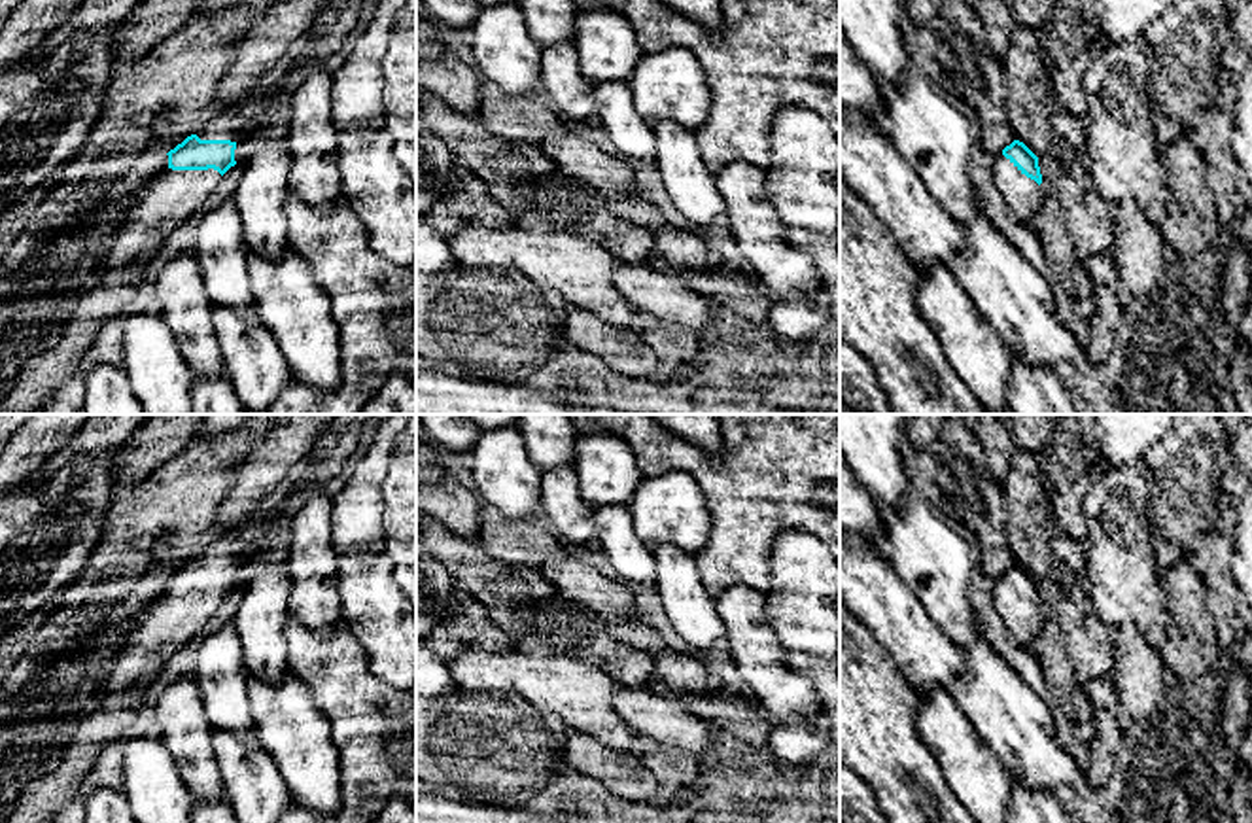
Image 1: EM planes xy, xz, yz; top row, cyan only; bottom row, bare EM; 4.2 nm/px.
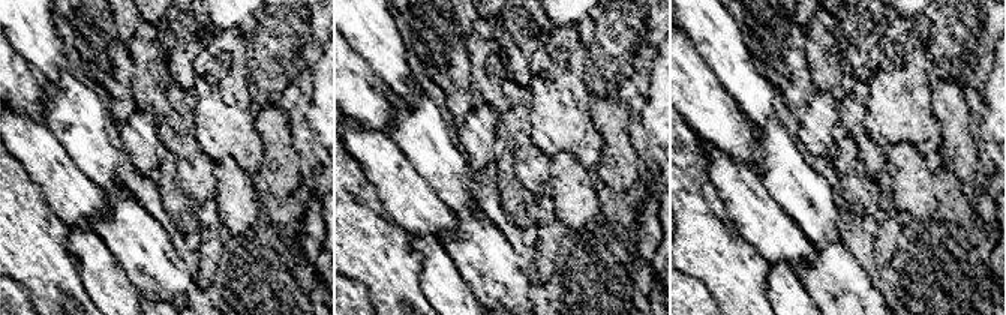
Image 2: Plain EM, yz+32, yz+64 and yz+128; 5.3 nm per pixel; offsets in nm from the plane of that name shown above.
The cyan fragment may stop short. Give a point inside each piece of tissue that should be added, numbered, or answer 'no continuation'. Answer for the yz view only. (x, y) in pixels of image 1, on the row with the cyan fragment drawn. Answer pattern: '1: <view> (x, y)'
1: yz (1022, 195)

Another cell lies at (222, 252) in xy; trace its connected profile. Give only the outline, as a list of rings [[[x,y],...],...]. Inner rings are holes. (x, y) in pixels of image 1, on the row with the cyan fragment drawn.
[[[223,202],[202,218],[197,231],[197,261],[204,289],[217,306],[253,316],[246,236],[235,202]]]

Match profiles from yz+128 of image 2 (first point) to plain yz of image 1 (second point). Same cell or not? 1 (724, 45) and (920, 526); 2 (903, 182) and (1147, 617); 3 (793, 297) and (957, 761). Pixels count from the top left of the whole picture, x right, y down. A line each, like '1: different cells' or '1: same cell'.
1: different cells
2: different cells
3: same cell

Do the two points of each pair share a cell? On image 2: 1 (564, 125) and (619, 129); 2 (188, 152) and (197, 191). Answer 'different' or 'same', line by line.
1: different
2: same

